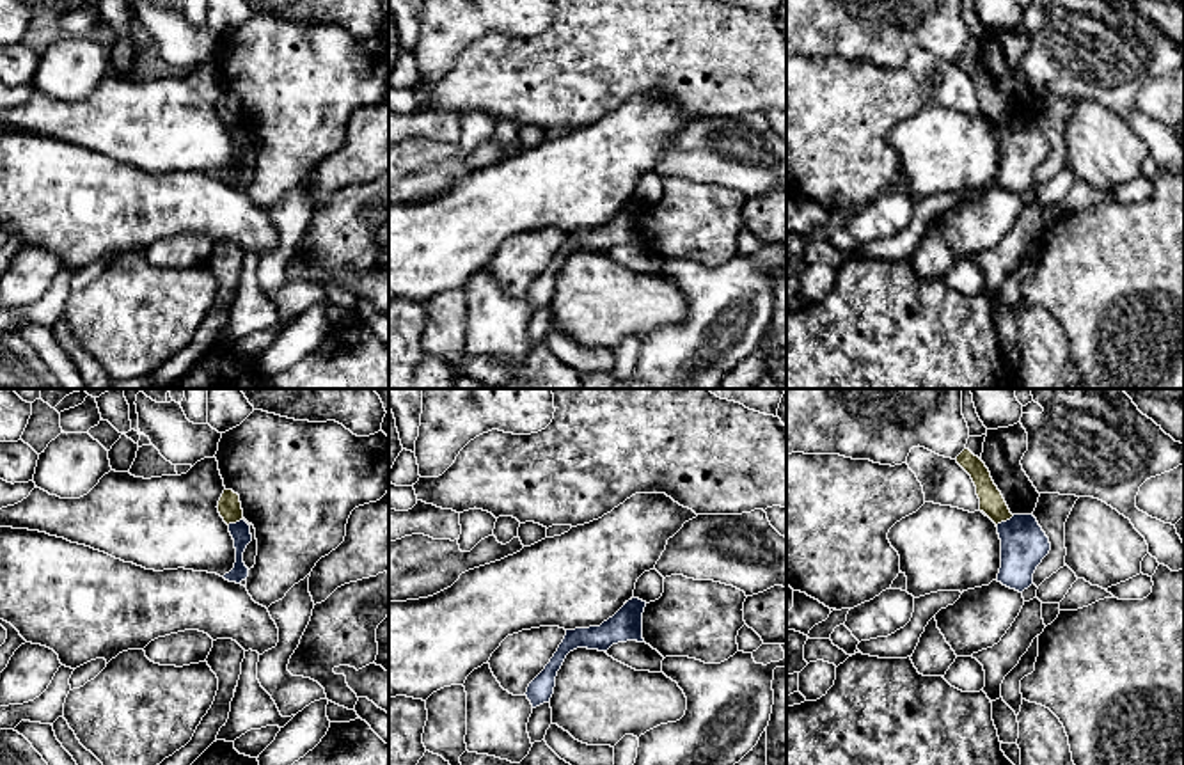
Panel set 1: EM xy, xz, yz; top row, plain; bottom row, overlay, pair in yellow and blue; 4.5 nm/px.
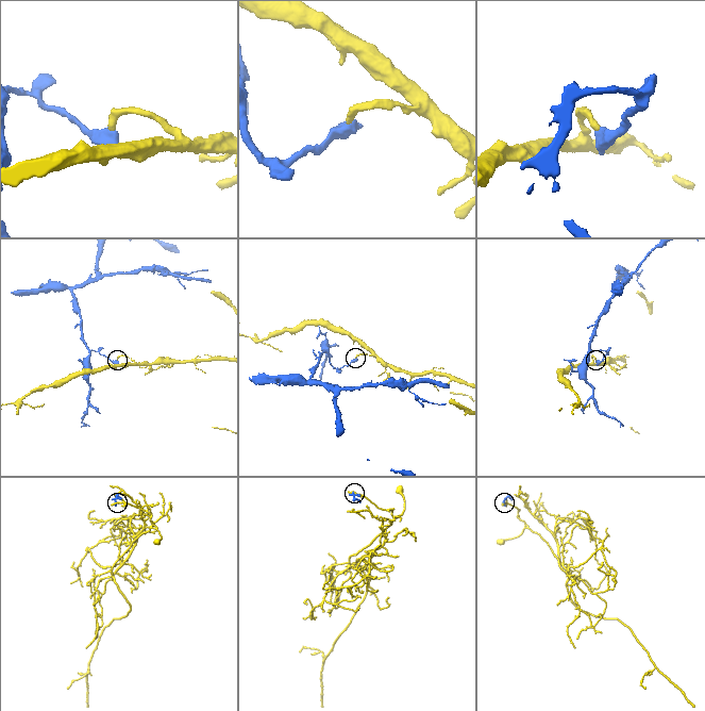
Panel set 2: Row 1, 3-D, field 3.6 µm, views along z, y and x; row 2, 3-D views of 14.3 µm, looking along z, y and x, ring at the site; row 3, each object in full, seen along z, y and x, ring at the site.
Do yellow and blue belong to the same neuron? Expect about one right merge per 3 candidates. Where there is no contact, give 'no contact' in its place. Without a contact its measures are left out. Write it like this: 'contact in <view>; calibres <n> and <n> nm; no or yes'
contact in yz; calibres 110 and 200 nm; no

